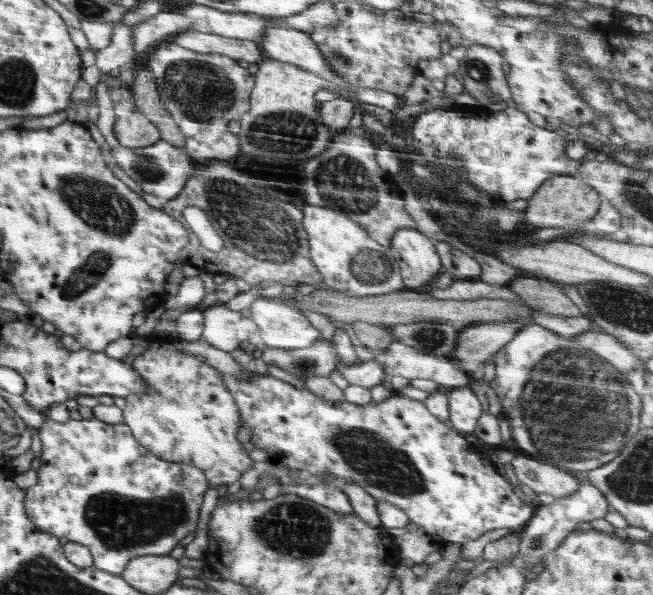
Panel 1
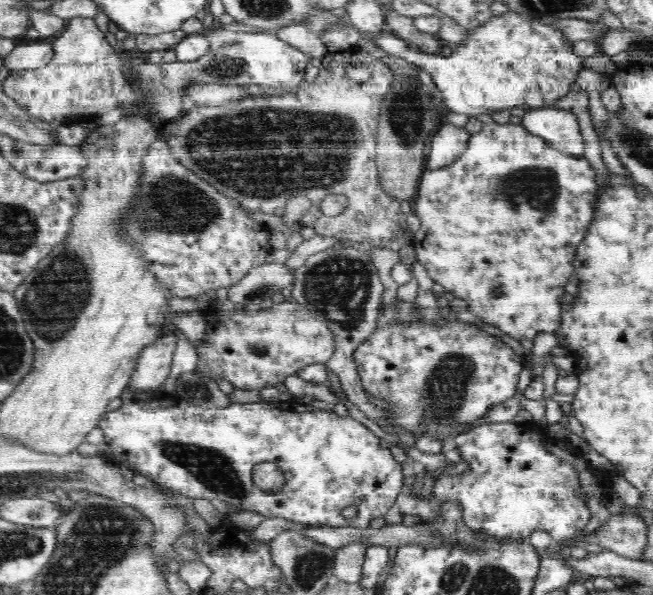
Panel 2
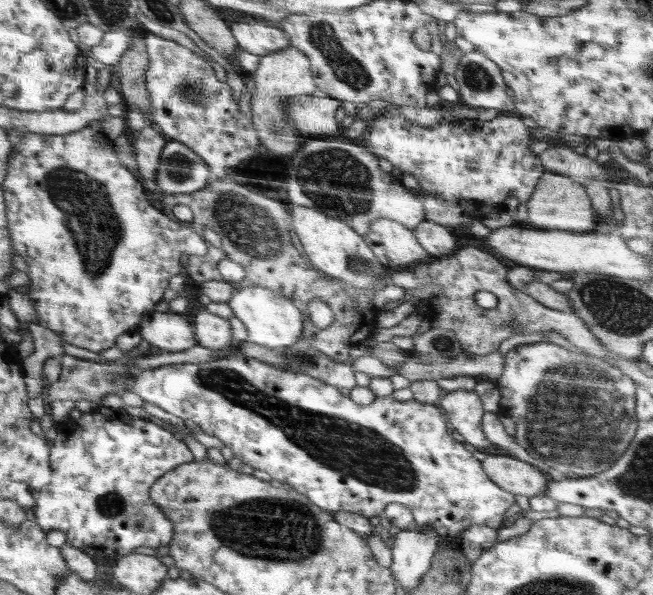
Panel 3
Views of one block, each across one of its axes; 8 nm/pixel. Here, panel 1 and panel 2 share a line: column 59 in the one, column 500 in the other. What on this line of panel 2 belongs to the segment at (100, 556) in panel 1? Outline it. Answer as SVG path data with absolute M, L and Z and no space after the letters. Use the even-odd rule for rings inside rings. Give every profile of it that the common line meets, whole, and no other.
M494 422L494 424L484 424L474 428L470 432L466 433L467 440L466 443L460 447L460 455L462 458L469 463L470 469L466 472L454 475L440 475L438 479L435 480L435 486L433 491L434 500L439 504L444 504L444 502L458 502L460 508L462 508L462 521L468 525L468 527L474 529L478 532L489 533L490 536L499 537L499 538L511 538L512 540L516 539L526 539L530 537L530 534L535 530L544 530L548 532L553 538L553 542L563 541L566 539L576 538L585 533L585 526L590 520L590 511L586 506L587 497L582 497L580 495L580 490L582 487L580 485L579 475L574 467L572 467L568 462L563 461L560 458L557 458L554 454L548 452L545 449L546 441L542 438L538 432L538 428L535 426L524 426L516 425L513 422Z

